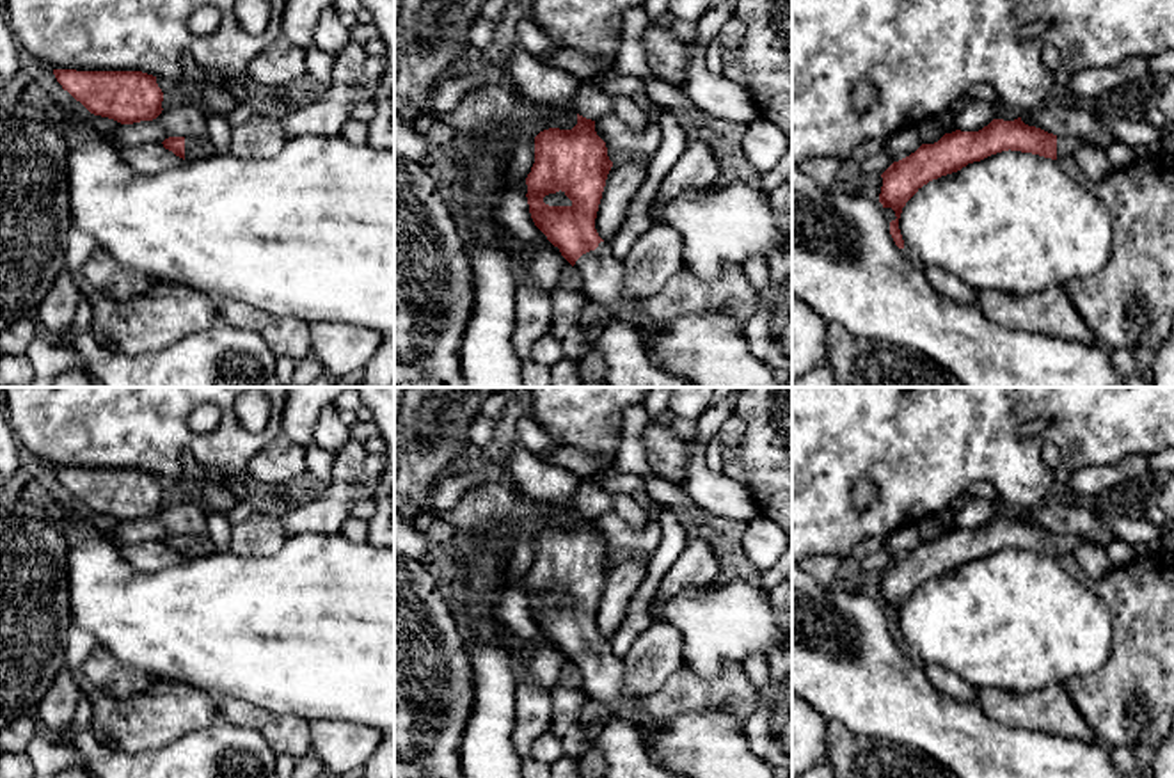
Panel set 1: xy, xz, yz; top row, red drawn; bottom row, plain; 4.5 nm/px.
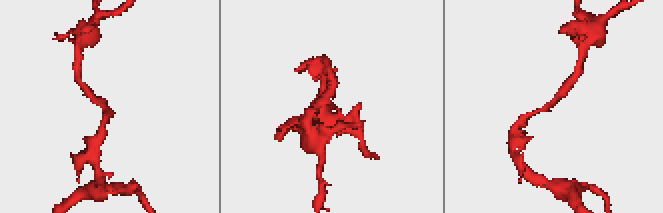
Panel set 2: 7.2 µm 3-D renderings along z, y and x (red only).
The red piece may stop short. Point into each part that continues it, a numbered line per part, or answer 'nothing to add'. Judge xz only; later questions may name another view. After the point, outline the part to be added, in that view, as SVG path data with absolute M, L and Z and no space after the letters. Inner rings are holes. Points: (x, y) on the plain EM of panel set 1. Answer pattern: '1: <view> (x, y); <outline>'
1: xz (698, 745); M609 639L583 652L574 668L588 700L629 718L657 766L687 778L776 778L773 767L750 751L726 707L678 714L668 723L648 719L639 709L643 696L623 693L623 663L613 655Z

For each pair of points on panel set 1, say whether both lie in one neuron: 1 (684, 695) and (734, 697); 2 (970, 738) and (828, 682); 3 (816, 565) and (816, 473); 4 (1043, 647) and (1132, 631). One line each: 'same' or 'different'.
1: same
2: same
3: different
4: different

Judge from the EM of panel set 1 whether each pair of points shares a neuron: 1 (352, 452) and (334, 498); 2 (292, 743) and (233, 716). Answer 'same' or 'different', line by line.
1: different
2: same

